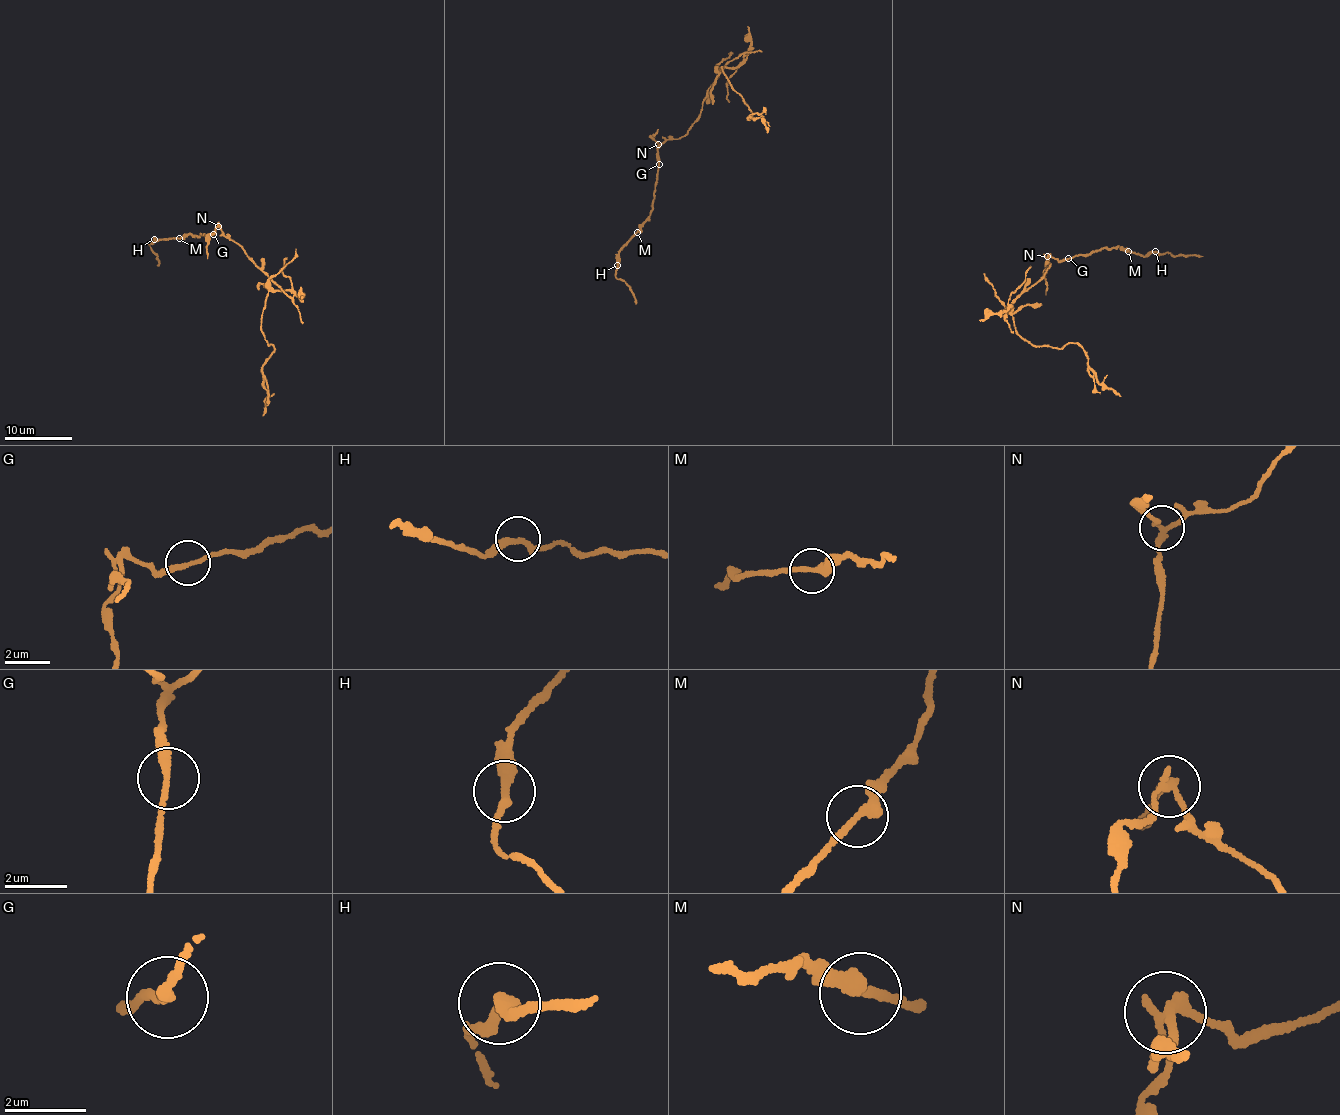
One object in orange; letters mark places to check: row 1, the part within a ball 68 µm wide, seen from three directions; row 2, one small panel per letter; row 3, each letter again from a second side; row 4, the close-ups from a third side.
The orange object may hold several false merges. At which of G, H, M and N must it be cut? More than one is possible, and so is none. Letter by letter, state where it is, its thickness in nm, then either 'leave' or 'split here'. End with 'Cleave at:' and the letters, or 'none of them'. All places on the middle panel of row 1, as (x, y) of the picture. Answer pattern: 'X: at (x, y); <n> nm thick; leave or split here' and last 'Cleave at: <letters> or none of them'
G: at (659, 164); 200 nm thick; leave
H: at (617, 265); 300 nm thick; leave
M: at (637, 232); 320 nm thick; leave
N: at (658, 144); 200 nm thick; split here
Cleave at: N

